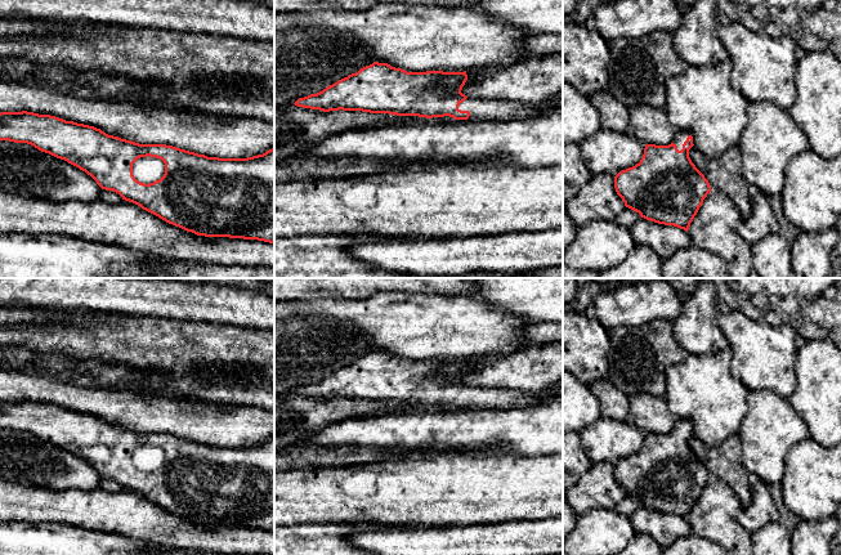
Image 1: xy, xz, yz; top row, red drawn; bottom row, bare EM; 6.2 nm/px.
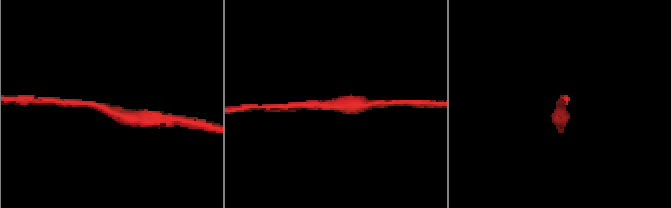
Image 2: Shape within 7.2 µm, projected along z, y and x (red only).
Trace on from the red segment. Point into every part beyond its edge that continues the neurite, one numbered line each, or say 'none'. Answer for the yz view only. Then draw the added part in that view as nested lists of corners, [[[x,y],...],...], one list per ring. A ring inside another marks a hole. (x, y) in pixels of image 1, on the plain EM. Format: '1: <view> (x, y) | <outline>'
1: yz (680, 425) | [[[676,420],[674,428],[672,428],[672,431],[677,435],[679,439],[683,438],[683,433],[684,430],[686,429],[686,426],[692,424],[689,420]]]

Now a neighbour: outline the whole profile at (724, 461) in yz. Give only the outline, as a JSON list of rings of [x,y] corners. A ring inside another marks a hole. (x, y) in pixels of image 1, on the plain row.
[[[693,434],[689,446],[708,469],[711,478],[725,482],[735,492],[742,507],[747,507],[751,503],[750,473],[742,461],[742,440],[738,434],[730,435],[717,447],[704,444]]]

